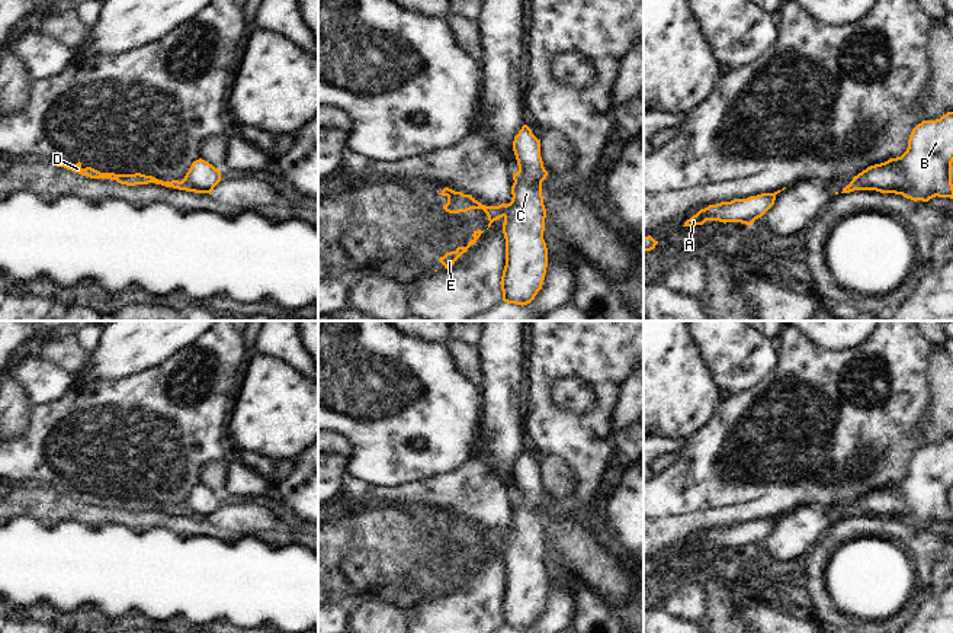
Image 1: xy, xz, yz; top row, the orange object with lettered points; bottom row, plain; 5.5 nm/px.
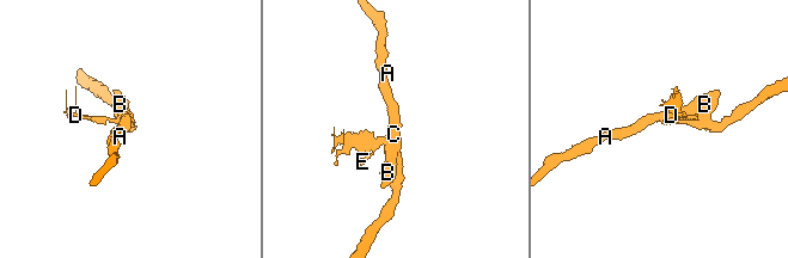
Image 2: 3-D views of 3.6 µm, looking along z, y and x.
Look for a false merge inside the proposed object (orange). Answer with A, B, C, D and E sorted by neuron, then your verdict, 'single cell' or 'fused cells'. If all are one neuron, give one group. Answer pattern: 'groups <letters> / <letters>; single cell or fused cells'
groups A B C / D E; fused cells

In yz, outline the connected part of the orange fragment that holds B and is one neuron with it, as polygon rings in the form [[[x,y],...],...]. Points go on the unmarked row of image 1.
[[[947,437],[940,444],[918,449],[901,482],[867,492],[841,518],[876,515],[914,527],[936,521],[953,524],[952,488],[953,437]]]

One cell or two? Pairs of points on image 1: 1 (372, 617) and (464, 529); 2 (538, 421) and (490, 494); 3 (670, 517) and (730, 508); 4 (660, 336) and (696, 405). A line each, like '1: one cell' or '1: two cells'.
1: two cells
2: two cells
3: one cell
4: one cell

